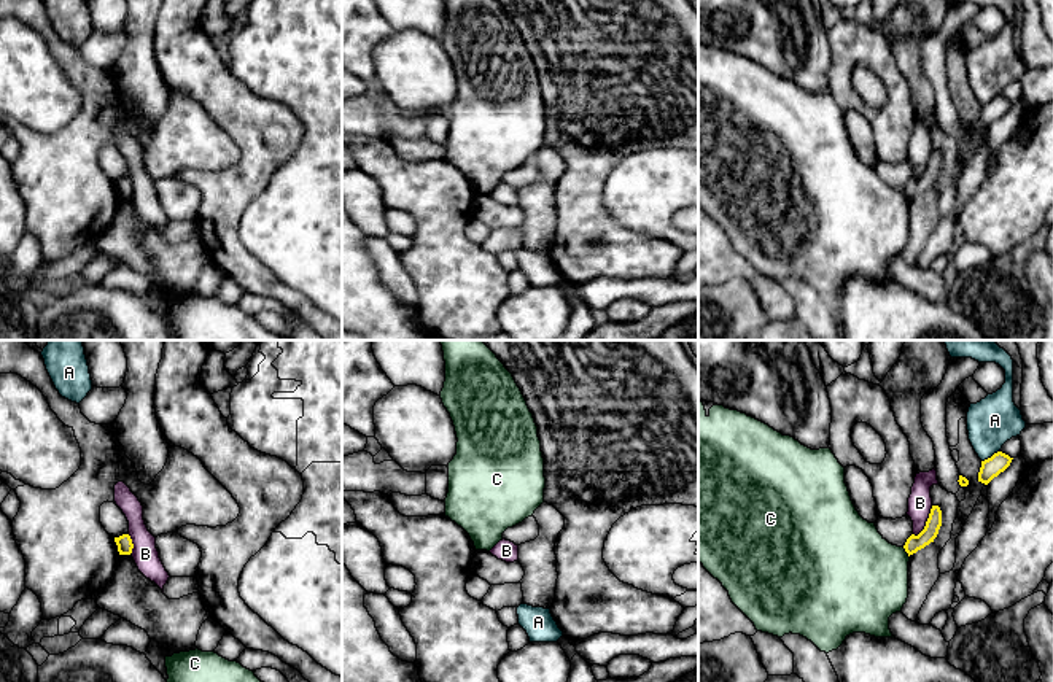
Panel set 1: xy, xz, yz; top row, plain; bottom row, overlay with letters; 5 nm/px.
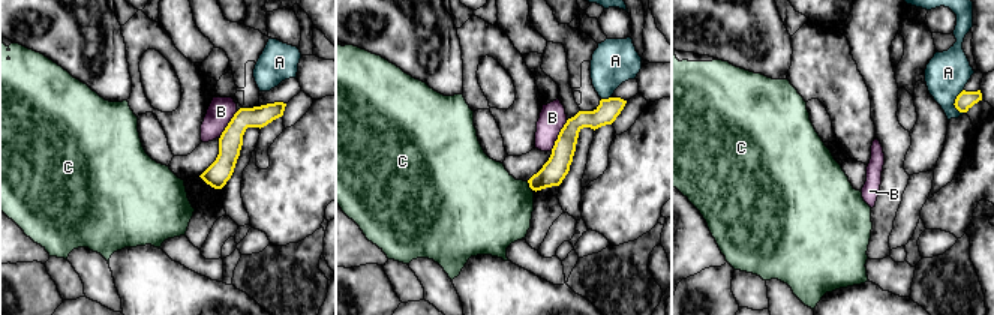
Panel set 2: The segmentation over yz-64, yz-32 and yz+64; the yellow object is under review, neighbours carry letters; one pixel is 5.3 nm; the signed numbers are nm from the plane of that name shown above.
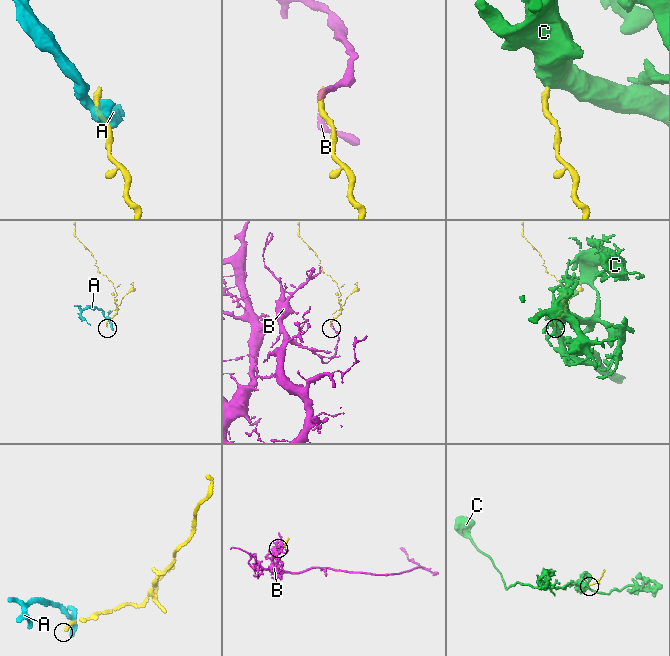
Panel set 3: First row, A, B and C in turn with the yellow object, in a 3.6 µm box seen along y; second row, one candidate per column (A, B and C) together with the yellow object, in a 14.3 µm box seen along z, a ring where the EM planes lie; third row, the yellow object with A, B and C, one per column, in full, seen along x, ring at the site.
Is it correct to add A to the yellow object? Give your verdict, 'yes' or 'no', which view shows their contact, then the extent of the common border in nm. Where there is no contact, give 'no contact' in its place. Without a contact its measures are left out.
no; contact in yz; length 110 nm

